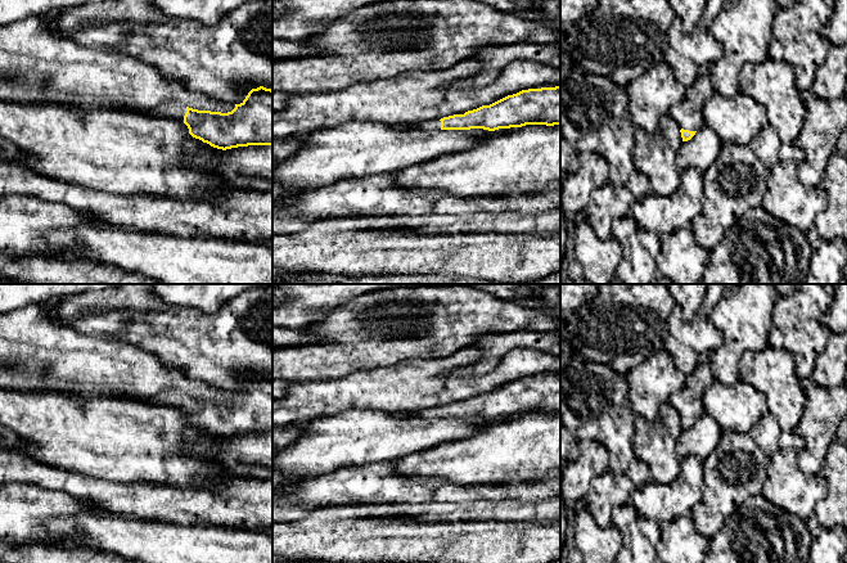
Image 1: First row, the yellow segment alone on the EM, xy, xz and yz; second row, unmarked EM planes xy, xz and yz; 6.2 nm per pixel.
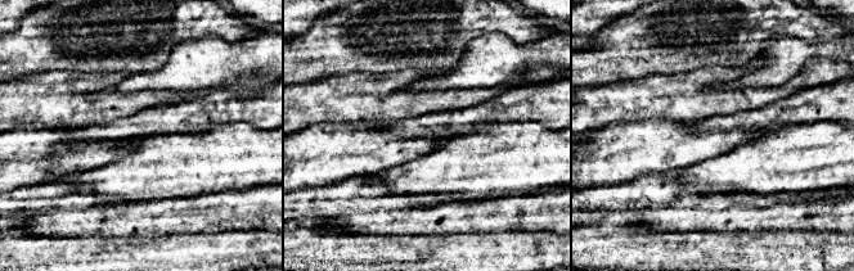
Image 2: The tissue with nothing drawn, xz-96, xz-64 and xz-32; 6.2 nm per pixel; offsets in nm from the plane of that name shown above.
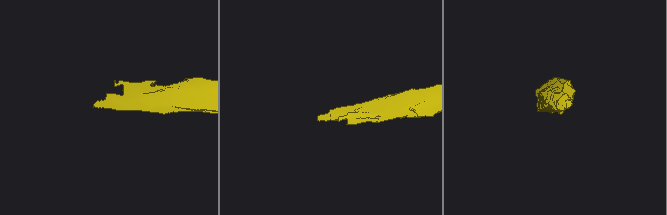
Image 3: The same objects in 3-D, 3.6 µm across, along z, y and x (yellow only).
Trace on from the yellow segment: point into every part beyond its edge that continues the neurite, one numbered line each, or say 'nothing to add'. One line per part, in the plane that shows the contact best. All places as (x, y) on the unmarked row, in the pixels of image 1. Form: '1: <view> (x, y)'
1: xy (174, 399)

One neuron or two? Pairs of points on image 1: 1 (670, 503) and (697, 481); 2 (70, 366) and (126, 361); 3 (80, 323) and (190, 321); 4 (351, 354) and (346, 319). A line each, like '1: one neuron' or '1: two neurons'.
1: one neuron
2: one neuron
3: one neuron
4: one neuron

